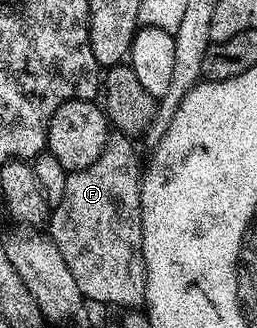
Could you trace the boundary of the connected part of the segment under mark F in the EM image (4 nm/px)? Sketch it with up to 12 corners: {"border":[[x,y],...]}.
{"border":[[110,135],[52,209],[86,301],[145,304],[143,160]]}

